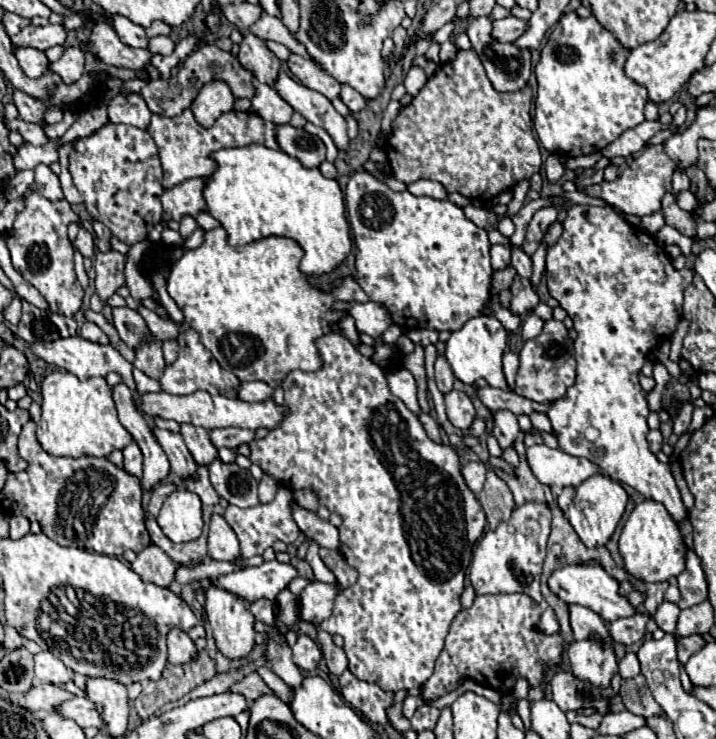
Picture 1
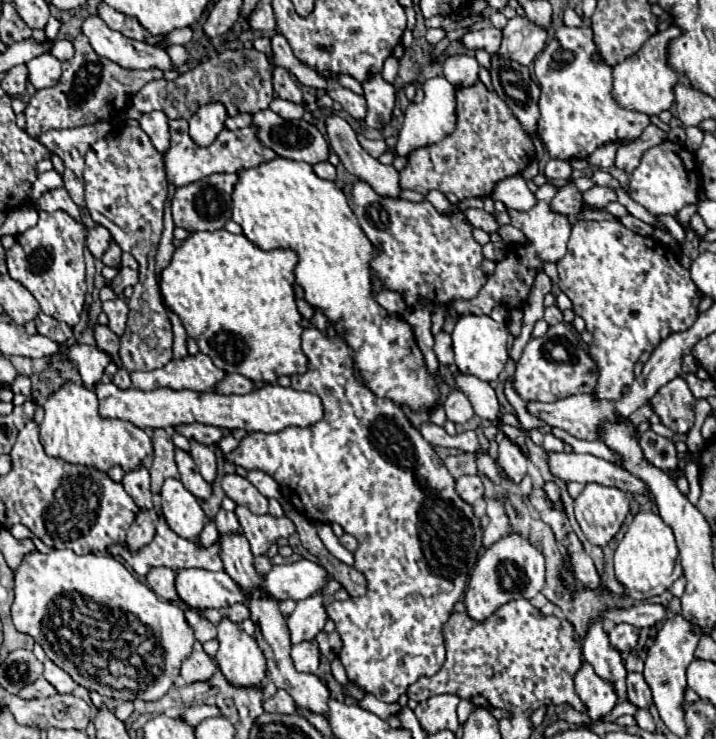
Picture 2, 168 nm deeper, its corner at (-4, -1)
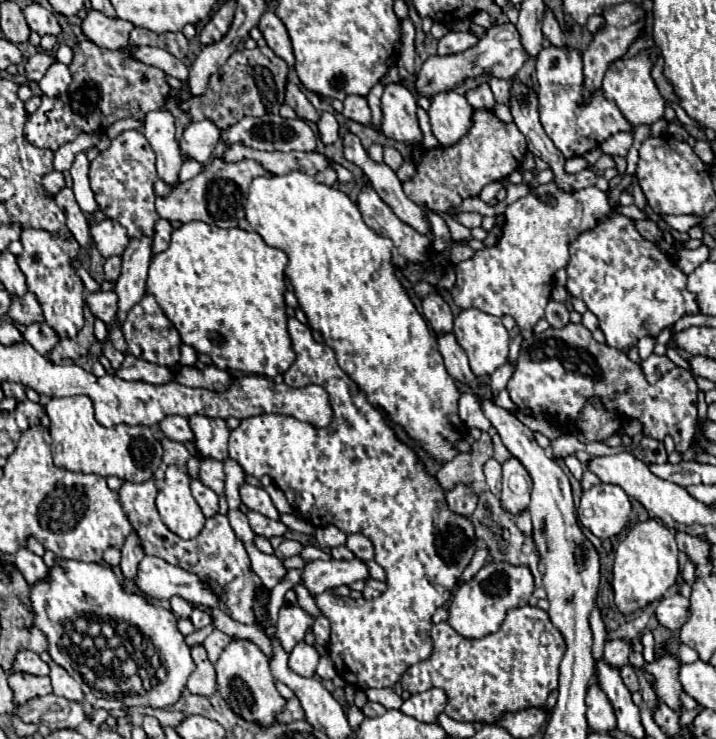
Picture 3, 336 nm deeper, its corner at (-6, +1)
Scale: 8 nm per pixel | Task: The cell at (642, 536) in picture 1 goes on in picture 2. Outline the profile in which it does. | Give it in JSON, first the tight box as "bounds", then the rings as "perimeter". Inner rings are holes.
{"bounds":[615,511,683,601],"perimeter":[[[639,511],[635,515],[631,525],[627,527],[625,537],[615,549],[615,575],[623,583],[625,593],[637,601],[661,595],[683,575],[673,529],[669,529],[669,525],[665,525],[665,521],[657,513]]]}

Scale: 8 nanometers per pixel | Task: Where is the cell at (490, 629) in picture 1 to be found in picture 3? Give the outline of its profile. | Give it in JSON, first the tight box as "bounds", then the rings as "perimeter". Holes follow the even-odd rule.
{"bounds":[401,607,565,723],"perimeter":[[[539,607],[511,609],[501,629],[483,639],[465,639],[447,623],[433,625],[431,639],[431,659],[411,665],[401,685],[409,693],[421,693],[431,687],[443,689],[447,695],[445,713],[455,721],[495,723],[505,711],[543,705],[549,693],[557,689],[565,643],[549,615]]]}

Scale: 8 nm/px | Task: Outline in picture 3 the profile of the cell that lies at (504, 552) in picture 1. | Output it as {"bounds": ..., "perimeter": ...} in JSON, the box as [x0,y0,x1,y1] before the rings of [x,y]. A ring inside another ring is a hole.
{"bounds":[447,561,533,639],"perimeter":[[[505,561],[485,565],[469,583],[461,585],[449,605],[447,623],[467,639],[481,639],[495,633],[507,611],[527,605],[527,599],[533,593],[533,575],[527,567],[515,567]]]}

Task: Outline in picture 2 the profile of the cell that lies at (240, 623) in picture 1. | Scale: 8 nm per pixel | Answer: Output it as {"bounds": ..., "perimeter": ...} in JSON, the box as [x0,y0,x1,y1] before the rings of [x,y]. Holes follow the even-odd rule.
{"bounds":[217,617,265,685],"perimeter":[[[223,617],[217,625],[219,669],[233,685],[259,685],[265,677],[265,657],[255,641],[237,623]]]}

